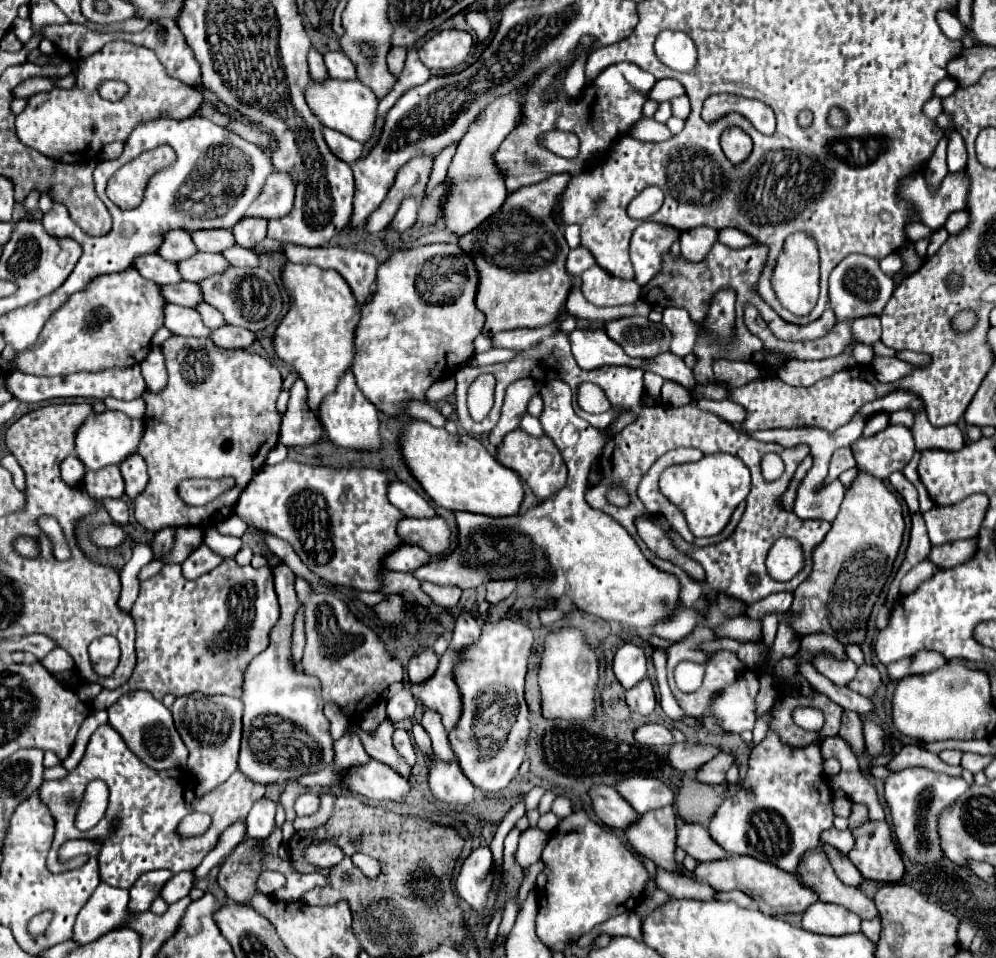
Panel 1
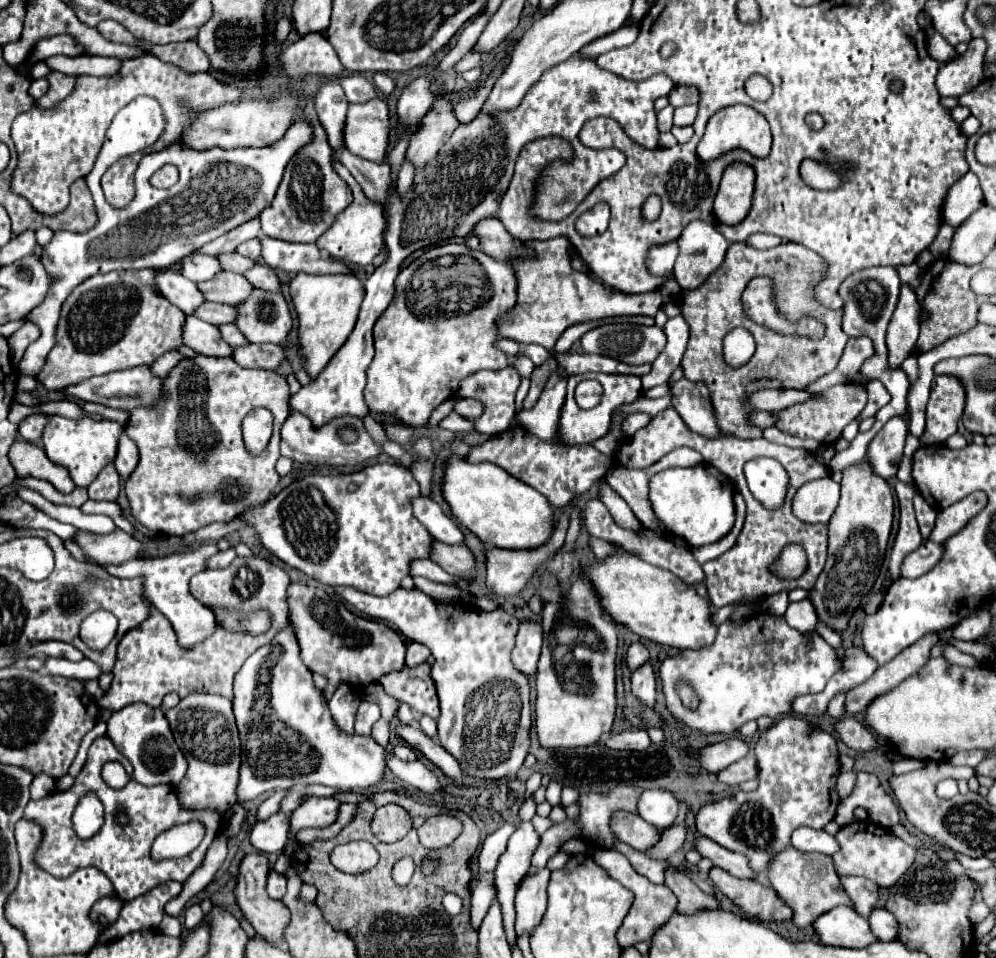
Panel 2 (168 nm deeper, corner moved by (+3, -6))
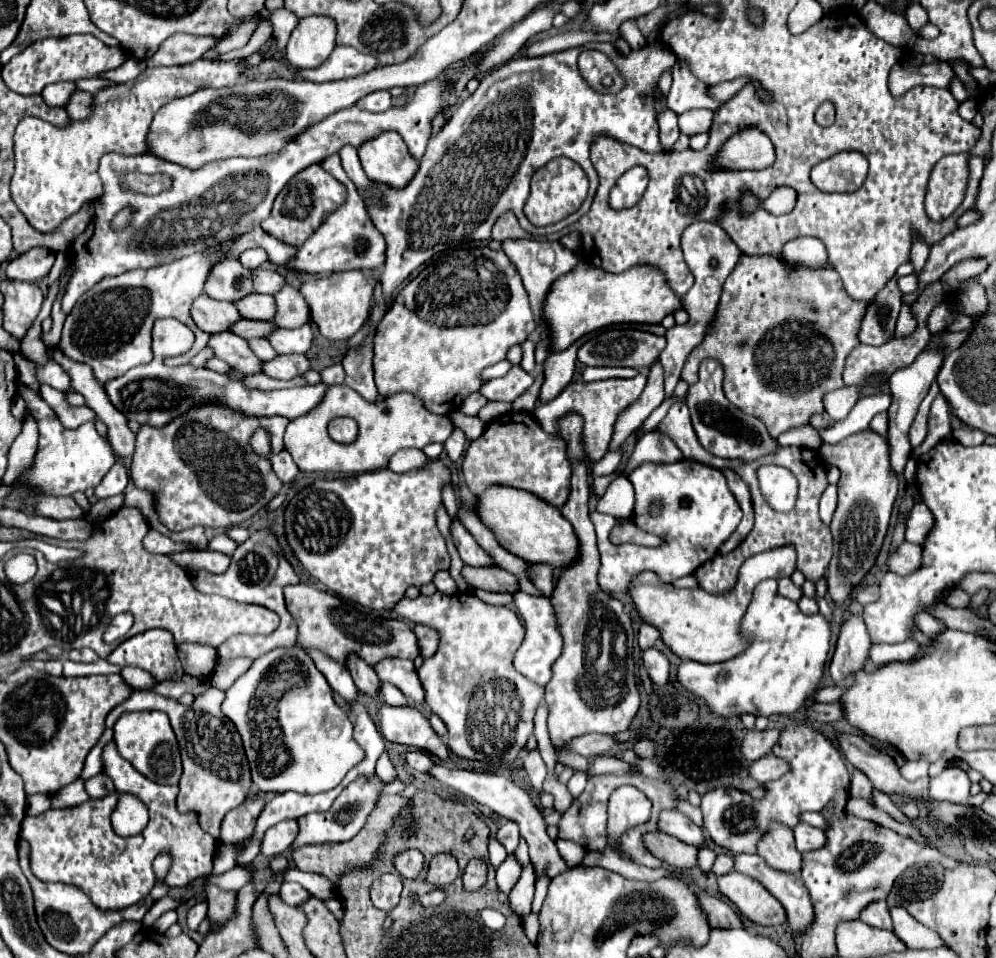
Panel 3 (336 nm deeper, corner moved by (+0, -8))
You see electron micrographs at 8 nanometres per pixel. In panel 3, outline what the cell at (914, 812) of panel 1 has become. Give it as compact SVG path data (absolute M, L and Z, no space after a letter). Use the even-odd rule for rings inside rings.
M946 767L938 777L930 781L930 793L934 799L950 803L968 803L970 799L970 779L958 767Z

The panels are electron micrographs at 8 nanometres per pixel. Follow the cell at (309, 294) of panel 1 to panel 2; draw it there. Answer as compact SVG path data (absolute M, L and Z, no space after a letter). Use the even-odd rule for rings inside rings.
M299 273L291 281L289 289L295 309L299 313L299 345L301 345L299 353L305 357L307 373L315 379L353 331L365 289L355 275L347 273L337 275Z

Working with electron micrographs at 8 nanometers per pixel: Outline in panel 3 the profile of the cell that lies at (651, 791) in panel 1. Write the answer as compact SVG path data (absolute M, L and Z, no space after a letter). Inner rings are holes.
M668 809L668 811L660 813L658 829L668 835L674 835L676 839L682 839L684 843L690 843L690 845L700 845L702 841L706 841L702 827L694 825L684 813L680 813L676 809Z

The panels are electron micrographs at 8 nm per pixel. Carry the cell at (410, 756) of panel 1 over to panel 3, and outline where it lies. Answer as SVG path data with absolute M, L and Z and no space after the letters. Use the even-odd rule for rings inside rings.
M410 751L410 753L406 753L406 763L408 763L412 769L422 771L422 773L426 773L428 767L434 765L432 757L430 757L426 751Z

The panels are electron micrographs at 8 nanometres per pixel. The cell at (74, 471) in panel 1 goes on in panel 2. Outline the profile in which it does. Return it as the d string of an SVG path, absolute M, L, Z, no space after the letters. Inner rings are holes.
M15 441L9 449L9 461L17 473L17 477L37 477L49 481L59 493L71 493L75 489L69 473L63 467L53 465L47 457L43 447L29 441Z

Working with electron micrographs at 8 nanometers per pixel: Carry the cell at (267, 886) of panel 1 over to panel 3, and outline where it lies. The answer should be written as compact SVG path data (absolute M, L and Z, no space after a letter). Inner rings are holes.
M282 883L278 895L286 905L298 905L308 897L308 891L298 883Z

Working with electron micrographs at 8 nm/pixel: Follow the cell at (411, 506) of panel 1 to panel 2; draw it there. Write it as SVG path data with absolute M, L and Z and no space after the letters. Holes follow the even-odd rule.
M417 497L417 499L413 499L413 511L415 511L415 517L427 527L427 531L437 541L447 543L447 545L463 543L463 539L465 539L463 531L435 501L431 501L427 497Z

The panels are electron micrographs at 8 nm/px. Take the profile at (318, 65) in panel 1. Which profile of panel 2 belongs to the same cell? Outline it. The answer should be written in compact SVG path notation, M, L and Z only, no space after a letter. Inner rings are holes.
M327 81L315 97L315 111L327 133L327 141L333 149L345 147L343 127L347 119L347 109L349 109L349 101L341 85L337 81Z

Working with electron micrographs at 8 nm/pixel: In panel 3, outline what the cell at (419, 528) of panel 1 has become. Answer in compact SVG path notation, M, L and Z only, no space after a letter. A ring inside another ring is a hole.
M462 567L464 581L474 589L490 589L490 591L506 591L516 593L516 577L498 567Z

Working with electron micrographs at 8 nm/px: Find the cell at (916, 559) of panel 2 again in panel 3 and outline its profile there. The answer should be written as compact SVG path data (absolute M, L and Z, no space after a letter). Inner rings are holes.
M904 541L898 551L888 559L888 569L896 575L910 575L922 565L922 547Z

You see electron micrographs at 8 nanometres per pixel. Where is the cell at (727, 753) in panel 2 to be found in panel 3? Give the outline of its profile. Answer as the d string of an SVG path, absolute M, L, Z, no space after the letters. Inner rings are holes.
M768 729L768 731L748 731L744 741L742 741L742 757L746 761L756 761L764 755L770 753L770 747L772 743L776 743L776 735L778 731L776 729Z

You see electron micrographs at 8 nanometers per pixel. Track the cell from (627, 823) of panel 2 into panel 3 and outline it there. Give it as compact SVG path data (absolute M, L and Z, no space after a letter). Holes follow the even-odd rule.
M650 831L644 835L646 849L668 863L672 869L690 869L696 865L696 847L688 845L672 835L666 835L662 831Z

